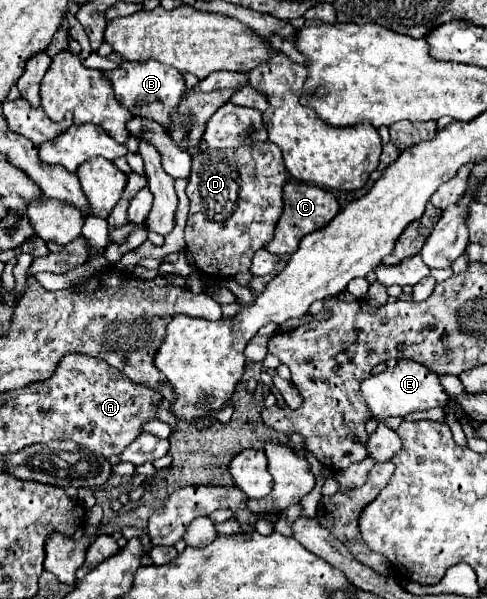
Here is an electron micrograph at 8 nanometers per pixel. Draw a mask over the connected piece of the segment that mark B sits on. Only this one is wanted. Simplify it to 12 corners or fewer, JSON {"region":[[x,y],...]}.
{"region":[[156,60],[106,72],[134,116],[162,126],[186,90],[182,74]]}

